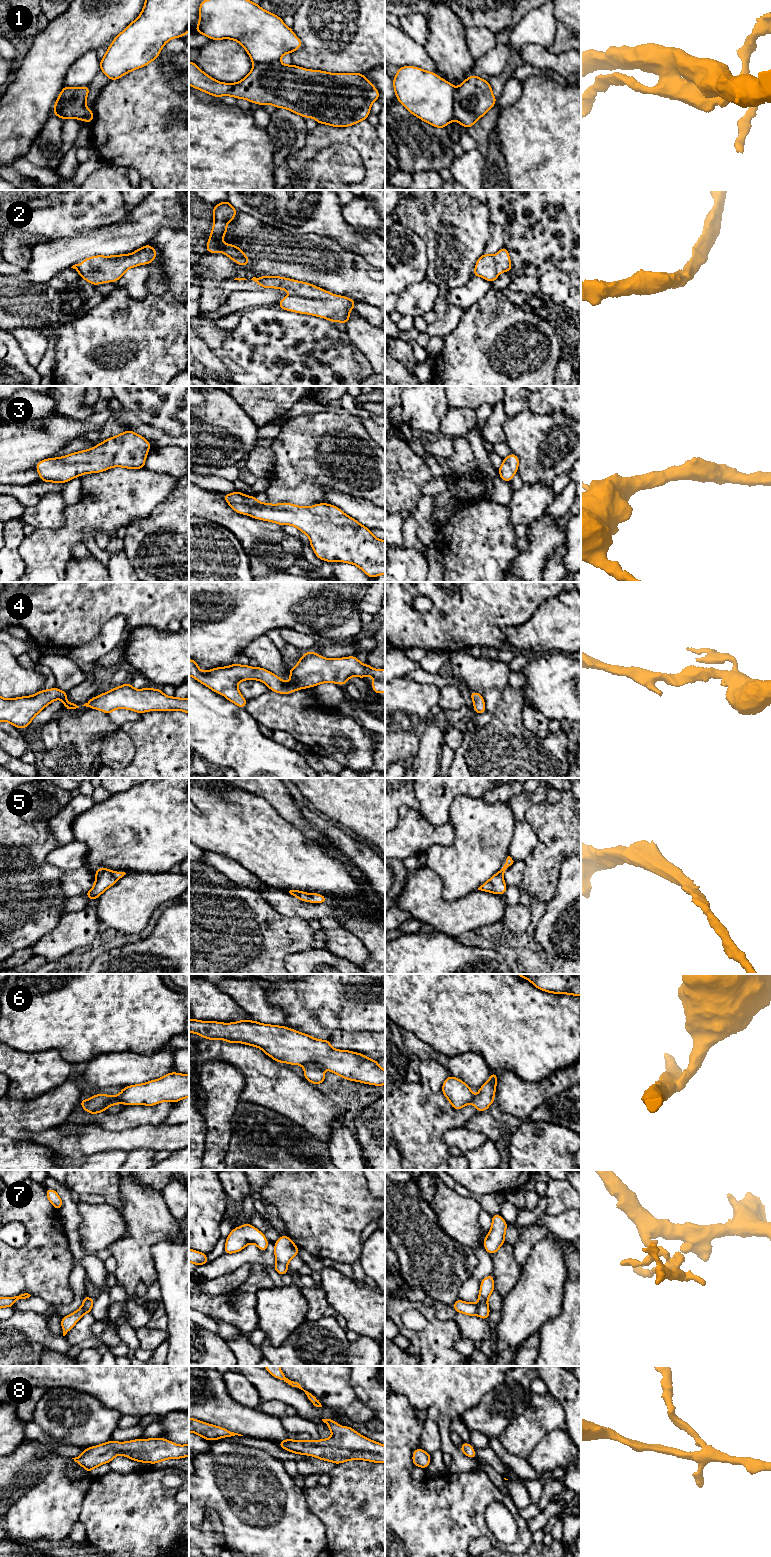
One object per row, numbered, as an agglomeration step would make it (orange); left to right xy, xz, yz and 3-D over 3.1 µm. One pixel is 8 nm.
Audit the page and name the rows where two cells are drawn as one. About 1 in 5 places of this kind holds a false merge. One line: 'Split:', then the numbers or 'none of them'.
Split: 1, 6, 7

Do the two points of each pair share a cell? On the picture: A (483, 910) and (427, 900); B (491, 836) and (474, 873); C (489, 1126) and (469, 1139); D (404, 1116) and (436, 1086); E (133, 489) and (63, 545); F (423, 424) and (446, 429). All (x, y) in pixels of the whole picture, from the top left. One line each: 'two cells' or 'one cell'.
A: one cell
B: one cell
C: two cells
D: two cells
E: one cell
F: two cells

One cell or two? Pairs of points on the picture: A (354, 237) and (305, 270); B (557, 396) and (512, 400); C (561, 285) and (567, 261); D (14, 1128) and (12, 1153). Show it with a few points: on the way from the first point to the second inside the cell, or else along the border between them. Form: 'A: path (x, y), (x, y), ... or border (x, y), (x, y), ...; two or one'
A: border (320, 235), (335, 240), (341, 246), (362, 257); two
B: path (546, 401), (527, 403), (523, 400); one
C: border (570, 274), (551, 268), (541, 275); two
D: border (10, 1137), (15, 1140), (31, 1140); two

